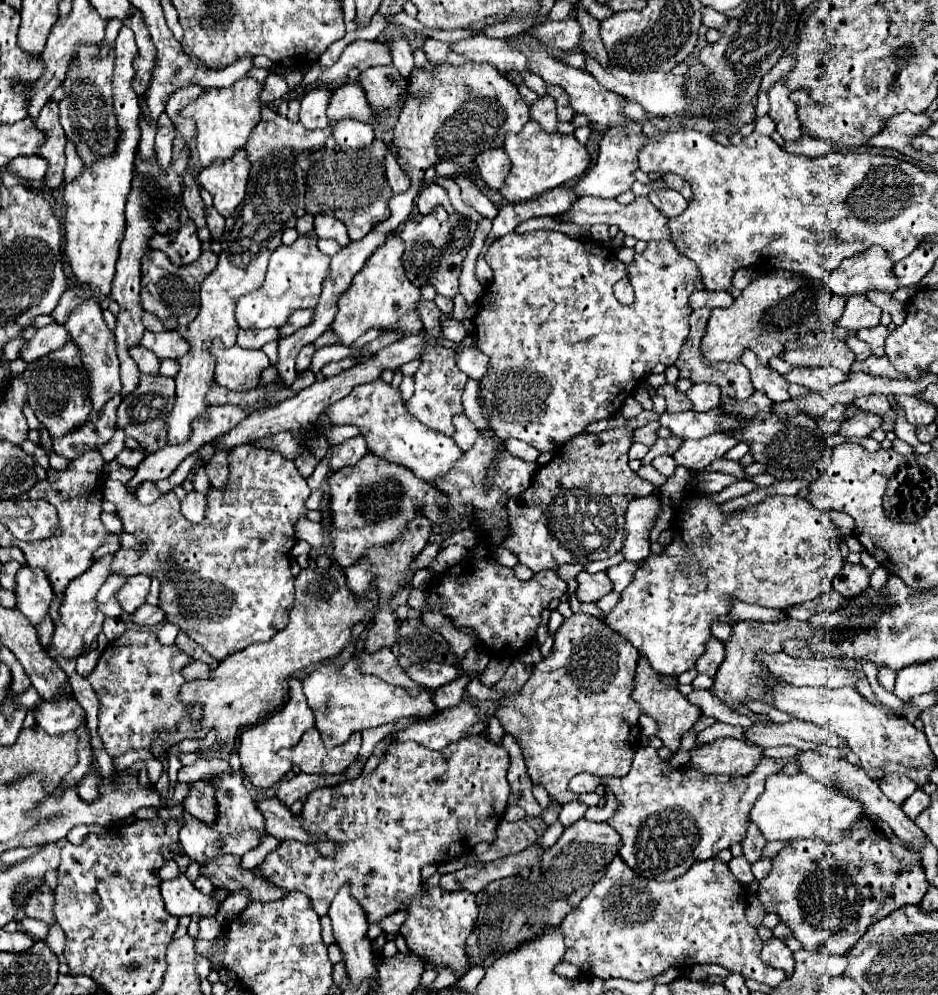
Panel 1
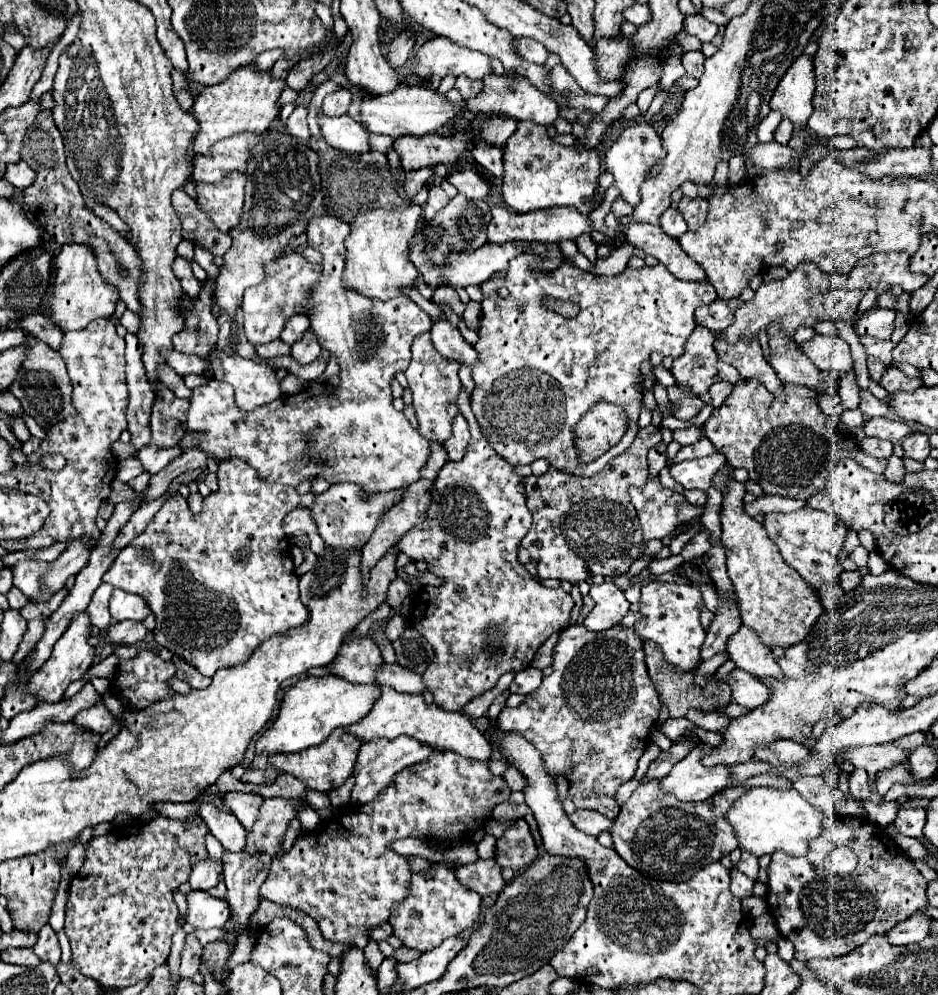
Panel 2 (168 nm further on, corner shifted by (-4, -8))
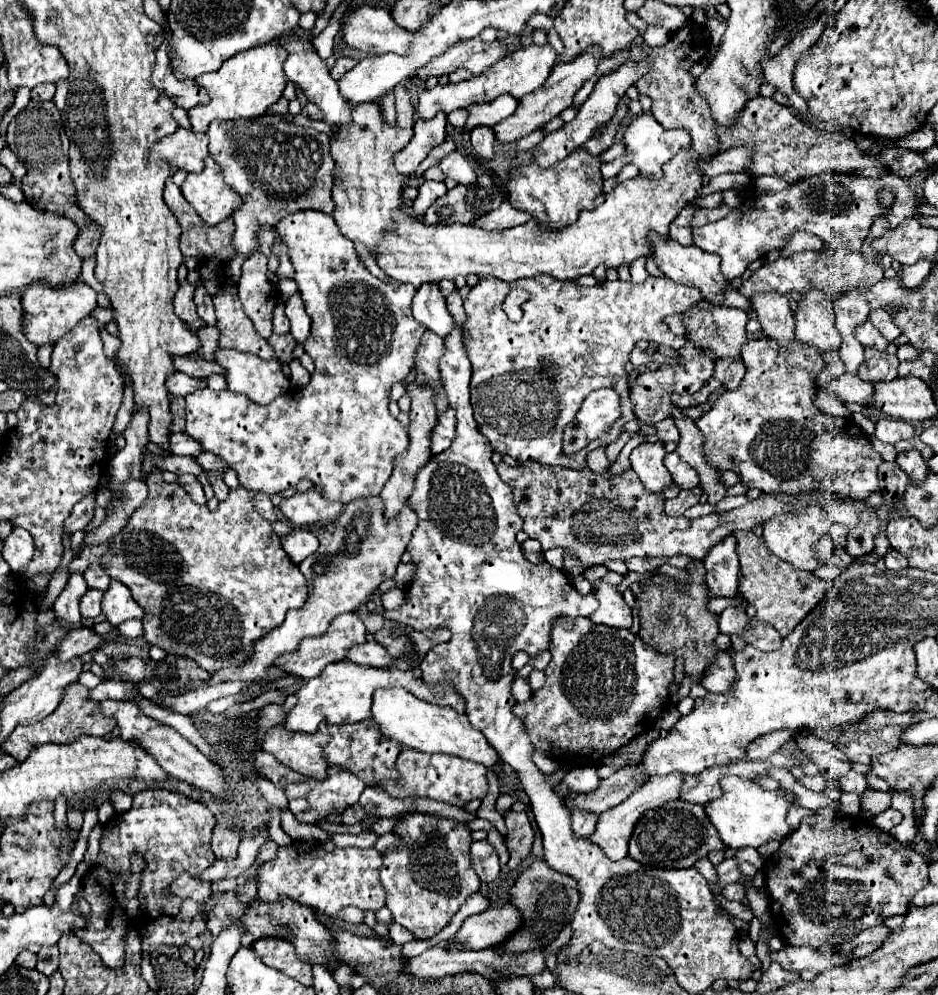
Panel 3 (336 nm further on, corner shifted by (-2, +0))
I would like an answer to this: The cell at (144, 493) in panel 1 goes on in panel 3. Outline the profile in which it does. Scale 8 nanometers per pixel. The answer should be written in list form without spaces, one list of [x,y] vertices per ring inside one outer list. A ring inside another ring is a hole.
[[[99,558],[83,572],[83,576],[85,576],[85,582],[87,582],[89,588],[107,590],[109,582],[111,582],[111,578],[107,576],[107,572],[103,572],[103,566],[101,566],[101,560]]]

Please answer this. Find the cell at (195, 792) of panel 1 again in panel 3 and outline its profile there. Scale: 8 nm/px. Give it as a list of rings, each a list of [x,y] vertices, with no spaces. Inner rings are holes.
[[[217,822],[213,828],[213,840],[211,848],[217,858],[235,858],[235,850],[239,846],[239,832],[225,826],[223,822]]]

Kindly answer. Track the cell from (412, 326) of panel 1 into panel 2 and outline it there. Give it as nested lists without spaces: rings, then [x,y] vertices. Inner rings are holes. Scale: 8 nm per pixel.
[[[317,216],[309,222],[307,230],[307,244],[315,250],[321,252],[323,260],[321,260],[321,282],[317,282],[317,286],[313,286],[313,290],[309,290],[309,320],[311,320],[311,330],[315,332],[317,340],[319,340],[319,346],[329,350],[335,358],[337,358],[337,364],[339,364],[339,384],[337,386],[329,386],[329,384],[323,384],[323,386],[311,386],[309,394],[305,391],[300,392],[297,395],[281,396],[277,398],[275,402],[263,406],[263,408],[255,408],[251,412],[243,412],[243,410],[237,410],[235,406],[235,400],[233,400],[233,388],[227,384],[227,382],[219,382],[219,380],[211,380],[209,384],[205,386],[199,386],[193,390],[193,396],[189,398],[191,406],[187,410],[187,430],[189,432],[199,432],[201,434],[201,442],[197,442],[197,450],[205,450],[205,454],[211,454],[213,458],[225,462],[229,458],[241,458],[245,460],[249,466],[253,466],[253,470],[257,470],[257,474],[267,480],[267,482],[281,482],[281,484],[287,484],[287,486],[297,486],[301,484],[303,480],[315,480],[315,478],[325,478],[329,484],[341,484],[341,482],[353,482],[357,486],[361,486],[367,494],[377,494],[377,492],[389,492],[389,490],[397,490],[401,486],[407,486],[407,484],[413,484],[419,480],[419,472],[421,468],[425,466],[427,458],[429,458],[429,440],[423,438],[411,424],[409,420],[405,418],[403,412],[397,412],[393,408],[393,398],[391,398],[391,380],[395,378],[397,372],[405,372],[407,366],[409,366],[409,360],[411,360],[411,342],[423,334],[423,332],[429,332],[431,326],[433,326],[433,320],[415,304],[409,300],[409,296],[401,294],[397,298],[391,298],[389,302],[373,302],[371,298],[365,298],[361,294],[355,294],[355,290],[349,290],[349,286],[343,284],[343,270],[345,270],[345,236],[349,234],[349,224],[347,222],[341,222],[339,218],[333,218],[333,216]]]

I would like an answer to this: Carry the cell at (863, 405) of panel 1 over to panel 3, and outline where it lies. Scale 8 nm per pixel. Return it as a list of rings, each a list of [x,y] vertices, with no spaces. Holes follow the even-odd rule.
[[[843,374],[837,380],[831,382],[833,392],[837,394],[837,398],[841,402],[857,402],[863,406],[869,406],[875,388],[871,382],[863,382],[861,378],[857,378],[855,374]]]

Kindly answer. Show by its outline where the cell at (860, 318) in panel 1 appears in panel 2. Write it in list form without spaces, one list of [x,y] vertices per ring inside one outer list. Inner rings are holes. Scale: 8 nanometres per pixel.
[[[871,308],[857,320],[857,334],[859,336],[875,336],[881,340],[889,340],[895,326],[895,312],[893,310],[883,310],[883,308]]]

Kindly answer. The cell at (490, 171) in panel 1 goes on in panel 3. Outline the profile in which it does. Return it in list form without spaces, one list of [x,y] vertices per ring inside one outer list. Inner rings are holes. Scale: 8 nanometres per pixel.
[[[487,126],[473,128],[471,130],[471,146],[481,158],[493,160],[493,156],[495,156],[495,134],[493,134],[493,130]]]

